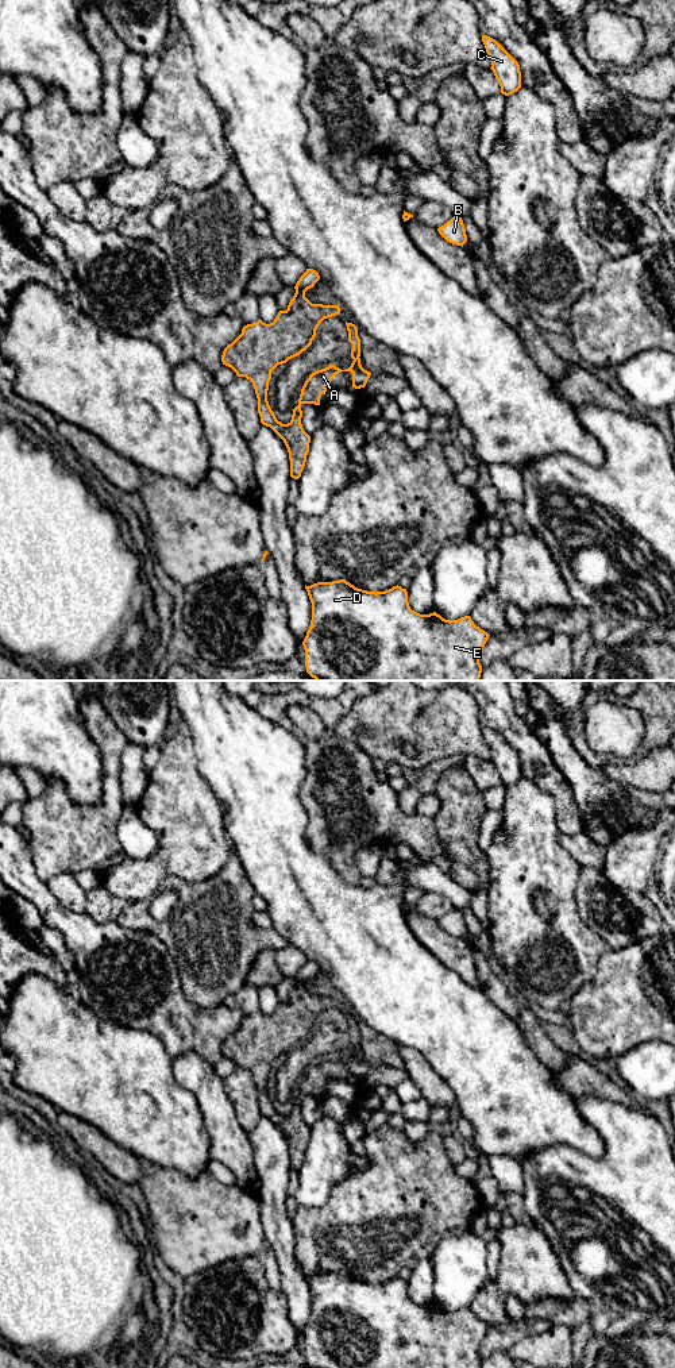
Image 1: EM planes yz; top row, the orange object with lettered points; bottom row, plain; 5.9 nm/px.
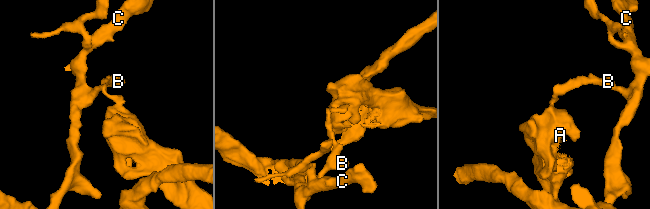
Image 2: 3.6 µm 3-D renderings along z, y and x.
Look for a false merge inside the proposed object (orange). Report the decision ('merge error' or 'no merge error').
merge error

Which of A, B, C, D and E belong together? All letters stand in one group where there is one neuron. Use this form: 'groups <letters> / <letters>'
groups A / B C D E

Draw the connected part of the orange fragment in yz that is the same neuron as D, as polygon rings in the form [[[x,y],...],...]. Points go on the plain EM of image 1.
[[[339,1271],[332,1273],[317,1273],[310,1278],[305,1276],[305,1280],[312,1294],[312,1311],[302,1337],[305,1341],[306,1364],[310,1368],[481,1368],[482,1357],[479,1350],[490,1326],[477,1318],[470,1307],[458,1311],[446,1311],[436,1303],[420,1306],[410,1300],[408,1283],[398,1276],[389,1282],[375,1284],[358,1280],[346,1271]]]

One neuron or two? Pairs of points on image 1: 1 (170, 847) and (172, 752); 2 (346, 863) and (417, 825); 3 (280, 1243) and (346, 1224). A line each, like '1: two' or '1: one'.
1: one
2: one
3: two

